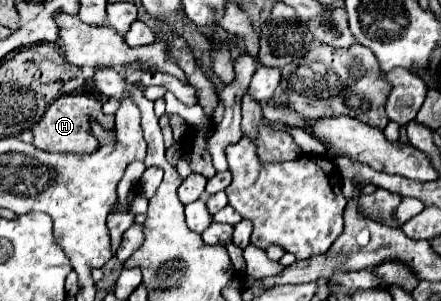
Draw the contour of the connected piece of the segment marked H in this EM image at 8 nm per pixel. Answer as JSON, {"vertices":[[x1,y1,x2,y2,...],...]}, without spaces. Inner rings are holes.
{"vertices":[[65,94,49,104,45,116,33,126,33,144,47,152,81,152,89,154,99,146,99,140,91,132,91,122,105,126,105,130,113,128,113,116,101,112,101,102,87,94]]}

